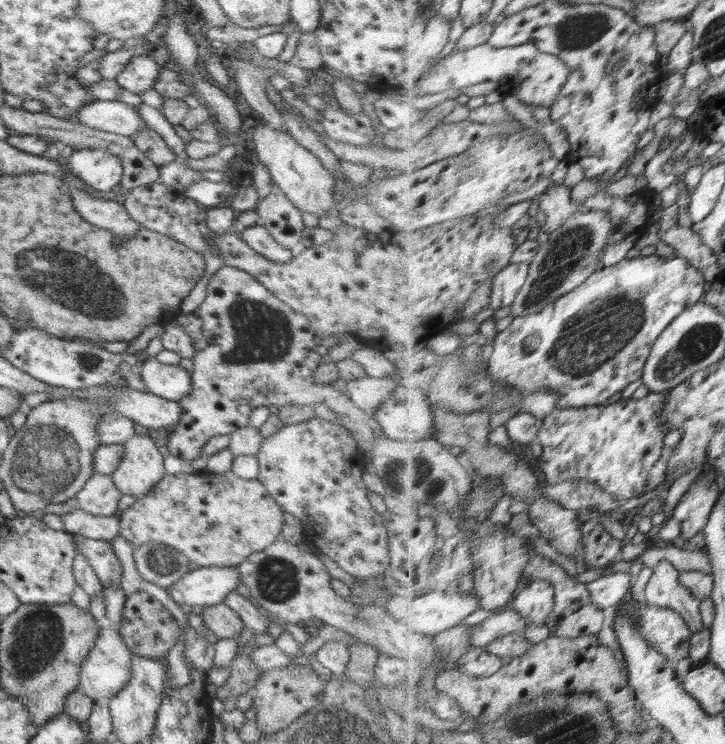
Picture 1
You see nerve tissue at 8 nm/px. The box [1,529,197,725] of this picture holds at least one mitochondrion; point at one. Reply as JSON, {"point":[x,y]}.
{"point":[36,637]}

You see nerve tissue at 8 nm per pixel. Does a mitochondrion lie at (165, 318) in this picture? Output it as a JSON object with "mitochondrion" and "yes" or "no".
{"mitochondrion":"no"}

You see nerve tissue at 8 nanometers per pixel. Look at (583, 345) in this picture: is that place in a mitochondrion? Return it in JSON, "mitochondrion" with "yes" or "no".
{"mitochondrion":"yes"}

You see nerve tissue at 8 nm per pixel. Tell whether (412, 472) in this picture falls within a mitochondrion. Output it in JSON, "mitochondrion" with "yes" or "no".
{"mitochondrion":"yes"}

